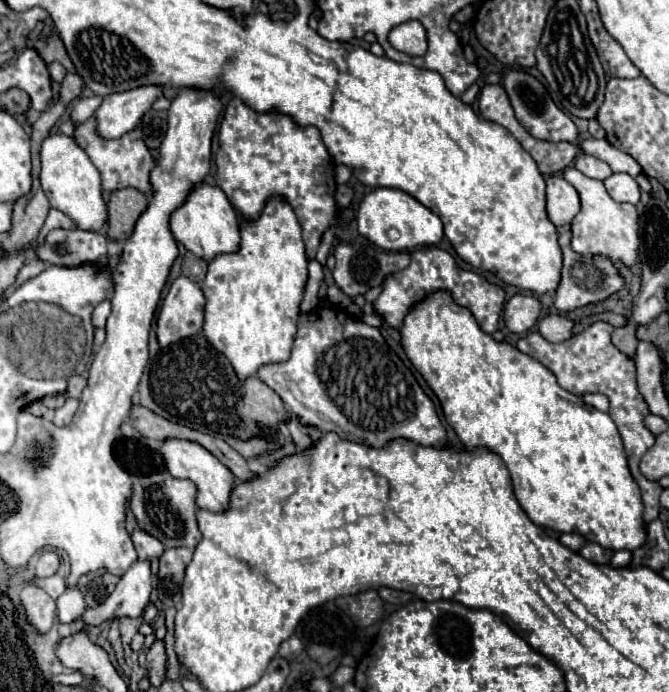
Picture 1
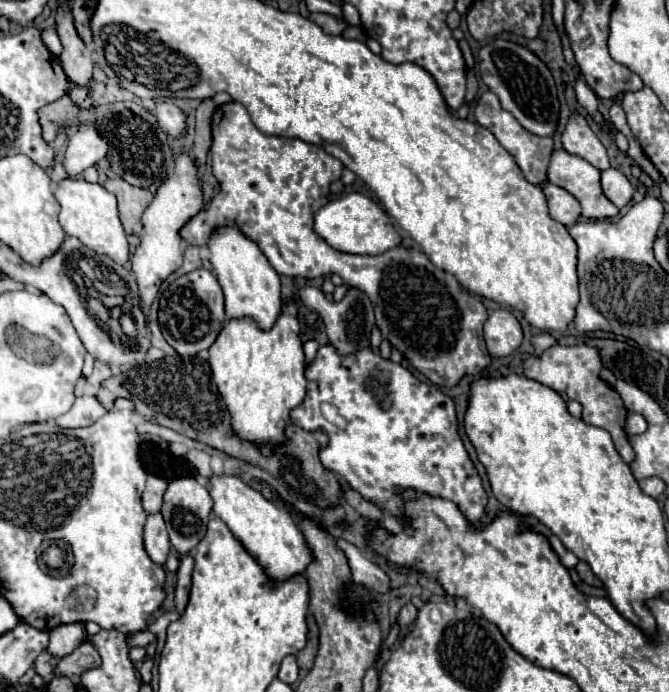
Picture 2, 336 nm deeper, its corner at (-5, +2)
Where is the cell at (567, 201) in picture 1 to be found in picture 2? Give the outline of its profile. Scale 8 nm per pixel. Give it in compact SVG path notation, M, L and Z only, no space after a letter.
M546 183L544 185L544 195L548 199L548 207L550 207L550 217L556 219L558 223L572 227L578 217L580 217L580 203L562 187Z

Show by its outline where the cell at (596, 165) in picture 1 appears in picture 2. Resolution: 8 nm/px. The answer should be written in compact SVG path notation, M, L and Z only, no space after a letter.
M578 113L570 115L570 119L562 131L562 145L570 155L578 155L578 157L586 159L600 171L610 167L604 145L594 135L594 131L588 127L586 119Z

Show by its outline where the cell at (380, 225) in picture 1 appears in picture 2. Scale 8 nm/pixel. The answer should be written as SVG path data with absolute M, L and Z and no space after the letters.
M362 193L340 195L318 209L318 213L314 213L314 233L336 251L354 255L380 255L400 243L400 235L396 233L384 209Z

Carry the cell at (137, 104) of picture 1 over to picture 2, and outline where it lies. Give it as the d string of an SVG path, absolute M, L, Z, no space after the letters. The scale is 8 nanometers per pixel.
M88 125L80 127L72 133L66 153L64 153L64 169L68 177L76 177L88 167L94 167L100 159L106 157L108 143L98 135L98 131Z

